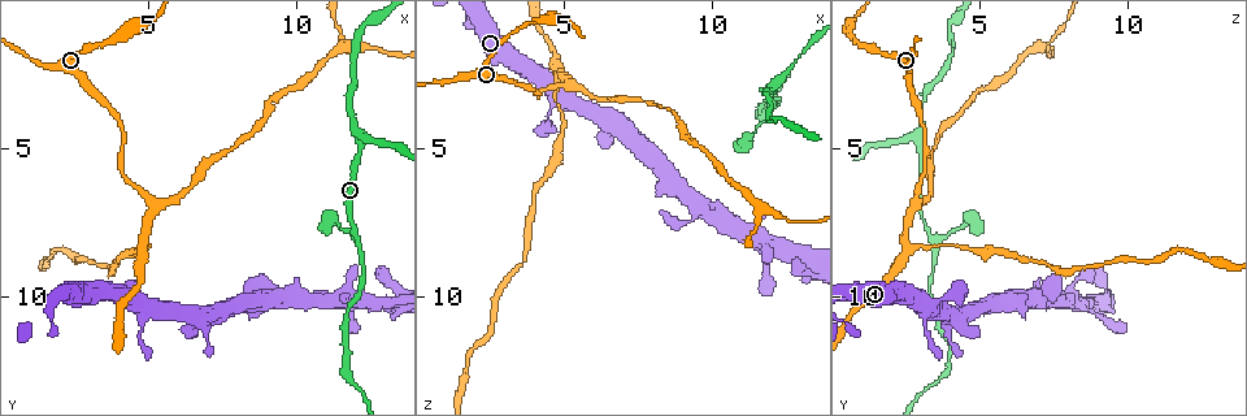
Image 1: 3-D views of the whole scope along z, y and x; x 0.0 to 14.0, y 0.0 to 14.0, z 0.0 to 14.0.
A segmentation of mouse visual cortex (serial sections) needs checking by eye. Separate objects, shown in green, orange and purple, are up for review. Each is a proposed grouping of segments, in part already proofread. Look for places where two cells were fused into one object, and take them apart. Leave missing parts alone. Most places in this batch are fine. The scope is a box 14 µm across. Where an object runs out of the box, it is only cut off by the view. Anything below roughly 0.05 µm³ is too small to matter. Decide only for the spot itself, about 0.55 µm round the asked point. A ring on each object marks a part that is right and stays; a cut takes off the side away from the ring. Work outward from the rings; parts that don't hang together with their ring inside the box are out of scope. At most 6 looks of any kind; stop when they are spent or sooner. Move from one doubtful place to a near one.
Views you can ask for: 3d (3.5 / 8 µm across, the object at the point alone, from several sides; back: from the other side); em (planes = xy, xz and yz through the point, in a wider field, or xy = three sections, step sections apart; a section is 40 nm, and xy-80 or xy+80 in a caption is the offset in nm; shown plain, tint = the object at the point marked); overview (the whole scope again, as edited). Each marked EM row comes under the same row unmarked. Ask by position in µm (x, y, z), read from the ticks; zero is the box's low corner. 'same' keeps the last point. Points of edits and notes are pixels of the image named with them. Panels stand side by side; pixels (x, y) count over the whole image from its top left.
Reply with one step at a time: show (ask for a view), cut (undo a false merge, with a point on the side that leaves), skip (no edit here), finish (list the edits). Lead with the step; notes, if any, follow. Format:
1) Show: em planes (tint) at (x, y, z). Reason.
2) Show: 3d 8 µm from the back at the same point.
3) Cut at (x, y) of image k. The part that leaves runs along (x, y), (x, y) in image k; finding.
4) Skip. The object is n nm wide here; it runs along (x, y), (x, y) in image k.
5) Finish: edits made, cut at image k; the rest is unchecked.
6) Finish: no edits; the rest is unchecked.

Show: 3d 3.5 µm at (4.8, 8.4, 2.5). Three arms meet.

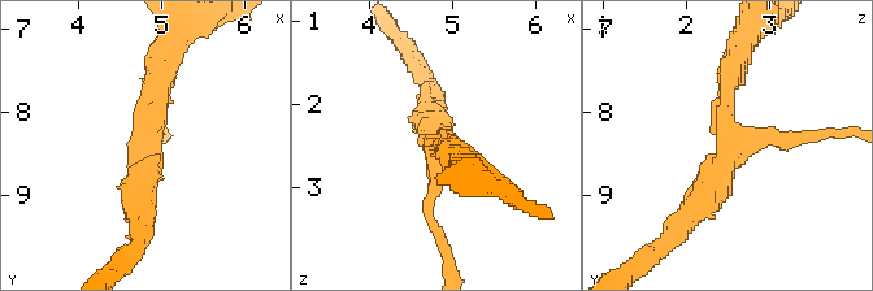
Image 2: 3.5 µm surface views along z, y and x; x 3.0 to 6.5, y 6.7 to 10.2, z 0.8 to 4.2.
Show: em planes (tint) at (4.80, 8.35, 2.60). 3 arms meet here; the arms are 150, 250, 350 nm wide.

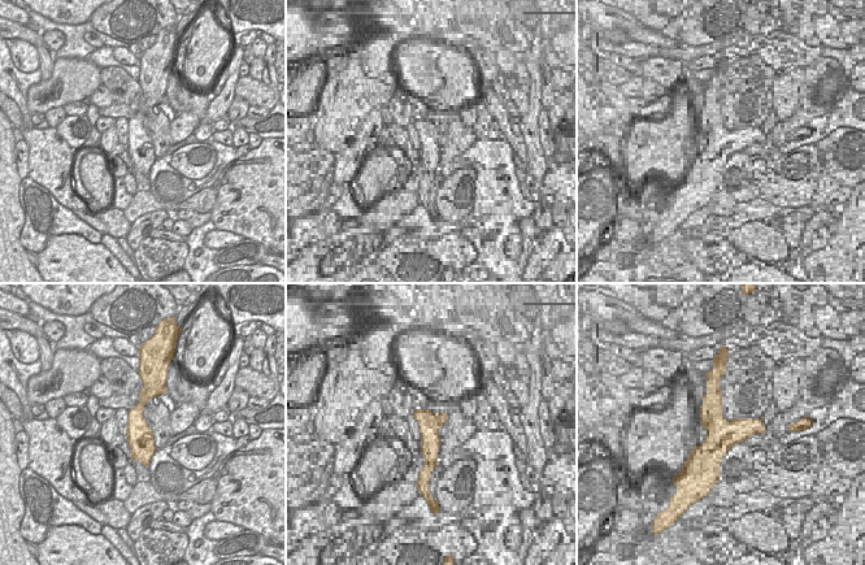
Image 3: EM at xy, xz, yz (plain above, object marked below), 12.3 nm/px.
Skip. The object is 320 nm wide here; it runs along (150, 389), (138, 408), (146, 461) in image 3; all the same cell.

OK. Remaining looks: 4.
Show: 3d 8 µm from the back at (12.0, 8.1, 3.4). Side arm on a straight run.

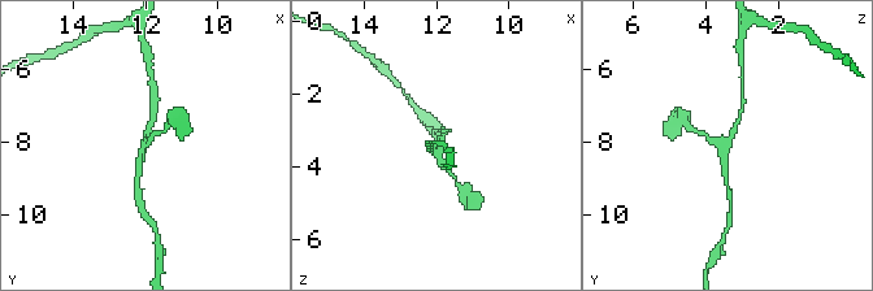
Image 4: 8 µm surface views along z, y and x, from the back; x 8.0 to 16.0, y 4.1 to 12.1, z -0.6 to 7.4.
Show: 3d 3.5 µm at (12.0, 8.0, 3.4). Zoom in.

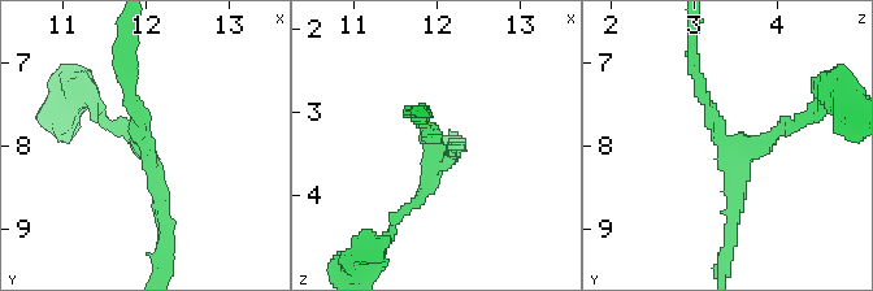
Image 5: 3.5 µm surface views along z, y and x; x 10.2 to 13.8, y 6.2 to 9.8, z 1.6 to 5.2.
Show: em xy step 3 (tint) at (12.05, 8.00, 3.45).

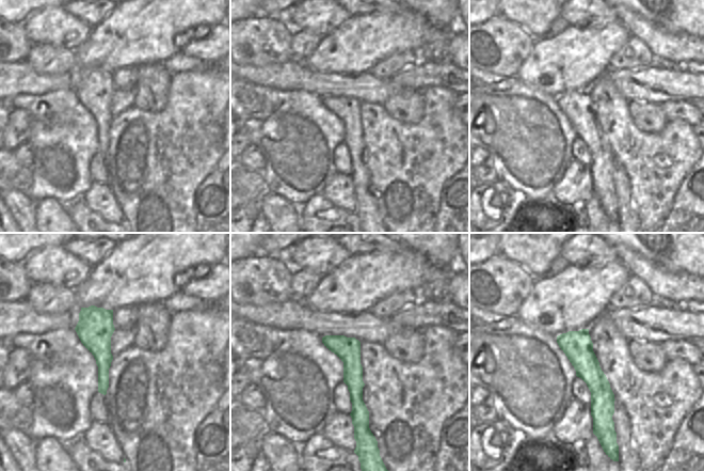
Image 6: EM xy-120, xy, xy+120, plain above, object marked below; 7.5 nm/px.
Skip. It runs along (564, 335), (600, 387), (600, 421) in image 6; one cell here.

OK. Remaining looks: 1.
Finish: no edits; the rest is unchecked.

